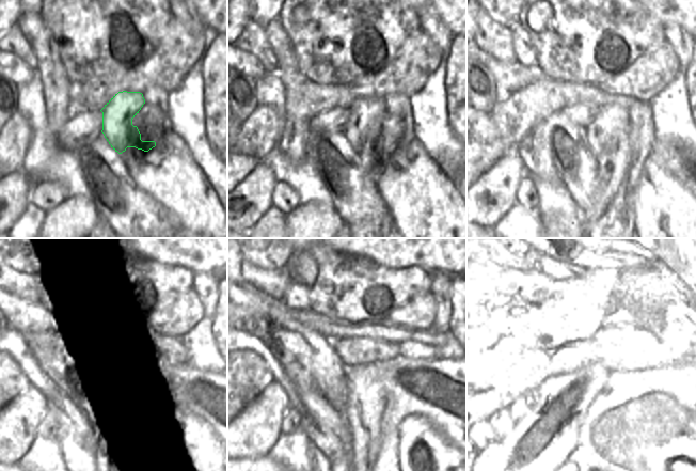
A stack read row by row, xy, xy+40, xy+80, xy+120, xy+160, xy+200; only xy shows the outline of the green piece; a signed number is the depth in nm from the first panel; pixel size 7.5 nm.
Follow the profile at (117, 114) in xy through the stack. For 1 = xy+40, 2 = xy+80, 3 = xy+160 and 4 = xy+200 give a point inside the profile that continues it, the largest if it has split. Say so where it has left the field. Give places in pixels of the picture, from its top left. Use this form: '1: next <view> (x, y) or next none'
1: next xy+40 (362, 129)
2: next xy+80 (606, 135)
3: next xy+160 (367, 401)
4: next xy+200 (597, 410)

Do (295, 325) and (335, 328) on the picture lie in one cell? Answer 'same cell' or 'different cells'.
different cells

